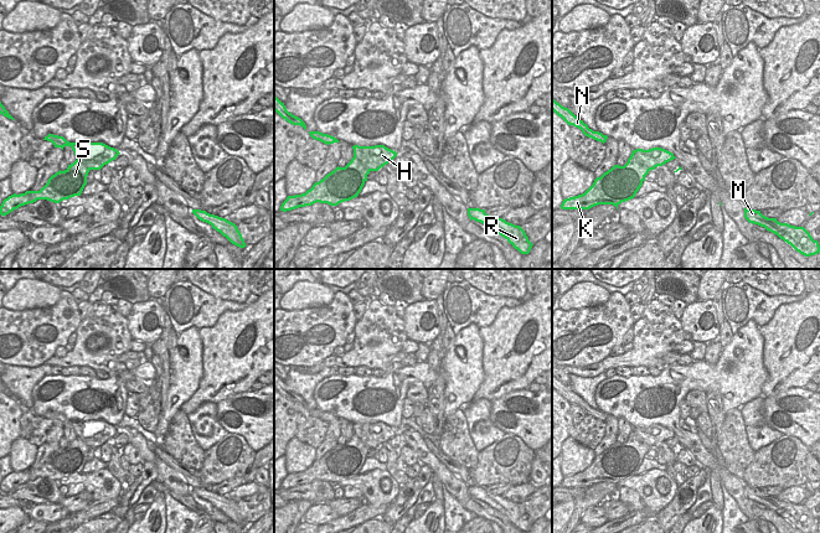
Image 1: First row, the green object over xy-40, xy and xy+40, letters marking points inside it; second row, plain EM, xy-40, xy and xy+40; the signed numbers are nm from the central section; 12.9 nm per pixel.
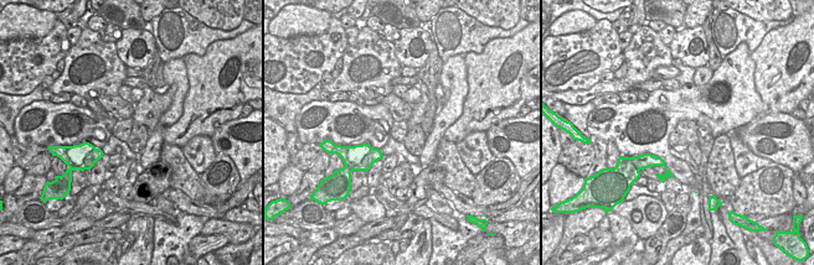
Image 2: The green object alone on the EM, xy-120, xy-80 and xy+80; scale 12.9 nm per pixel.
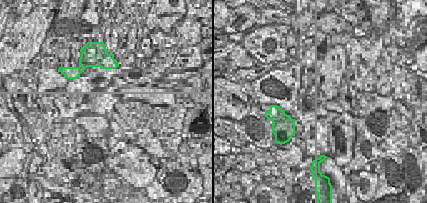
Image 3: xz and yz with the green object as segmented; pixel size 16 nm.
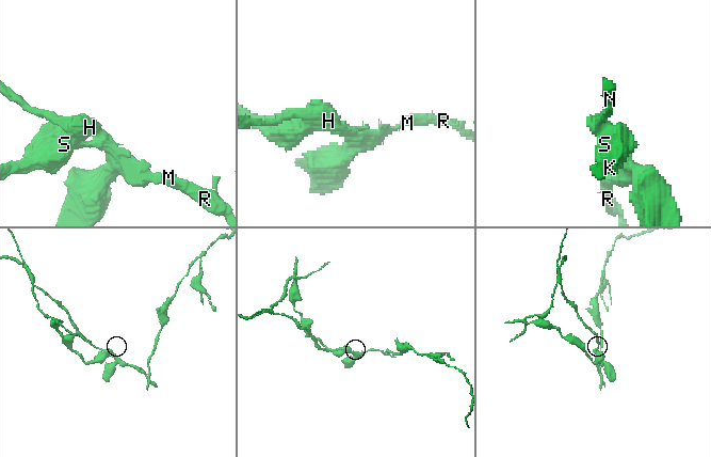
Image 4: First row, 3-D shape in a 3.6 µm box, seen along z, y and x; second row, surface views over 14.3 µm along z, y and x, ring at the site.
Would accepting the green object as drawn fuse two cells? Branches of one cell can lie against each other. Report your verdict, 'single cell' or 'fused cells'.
fused cells

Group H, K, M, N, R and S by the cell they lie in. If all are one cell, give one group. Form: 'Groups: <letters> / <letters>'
Groups: H M N R / K S

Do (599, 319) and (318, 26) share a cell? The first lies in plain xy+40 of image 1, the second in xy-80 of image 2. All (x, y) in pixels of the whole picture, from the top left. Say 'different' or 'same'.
different

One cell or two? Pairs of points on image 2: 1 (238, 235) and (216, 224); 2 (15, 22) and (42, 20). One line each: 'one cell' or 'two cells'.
1: one cell
2: one cell

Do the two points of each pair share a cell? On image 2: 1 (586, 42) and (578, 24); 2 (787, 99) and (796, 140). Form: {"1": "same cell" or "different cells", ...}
{"1": "different cells", "2": "different cells"}

